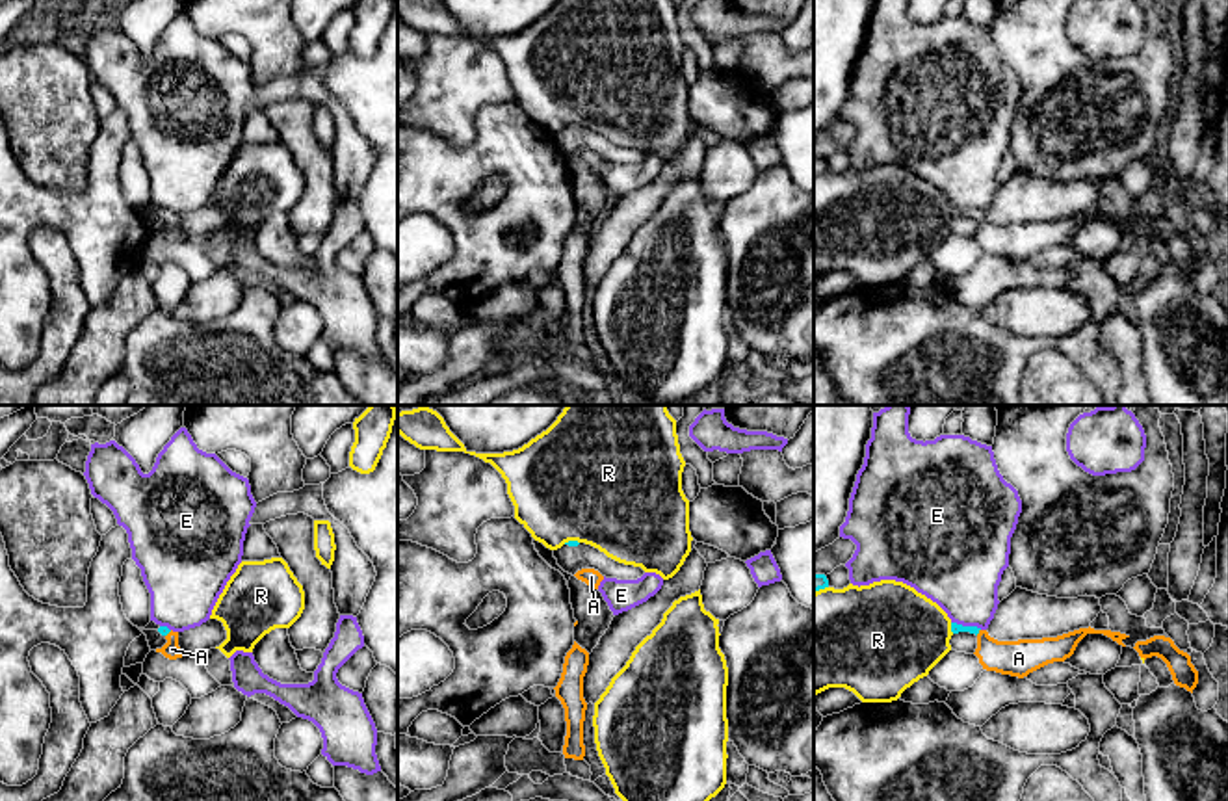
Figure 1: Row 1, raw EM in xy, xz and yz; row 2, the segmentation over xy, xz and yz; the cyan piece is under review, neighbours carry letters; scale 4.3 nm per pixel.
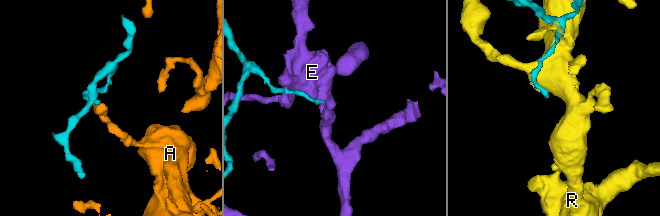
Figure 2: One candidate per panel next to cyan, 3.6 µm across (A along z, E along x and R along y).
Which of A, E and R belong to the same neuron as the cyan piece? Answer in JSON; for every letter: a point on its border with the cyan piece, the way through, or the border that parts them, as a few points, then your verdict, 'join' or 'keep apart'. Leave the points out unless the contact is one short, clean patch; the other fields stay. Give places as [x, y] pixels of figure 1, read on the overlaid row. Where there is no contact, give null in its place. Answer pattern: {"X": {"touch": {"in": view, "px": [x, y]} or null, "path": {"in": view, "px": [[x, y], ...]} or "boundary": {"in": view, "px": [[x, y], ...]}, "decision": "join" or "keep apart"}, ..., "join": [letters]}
{"A": {"touch": {"in": "yz", "px": [978, 632]}, "path": {"in": "yz", "px": [[955, 629], [978, 632], [1002, 656], [1018, 658]]}, "decision": "join"}, "E": {"touch": {"in": "yz", "px": [966, 627]}, "decision": "keep apart"}, "R": {"touch": {"in": "yz", "px": [952, 629]}, "decision": "keep apart"}, "join": ["A"]}

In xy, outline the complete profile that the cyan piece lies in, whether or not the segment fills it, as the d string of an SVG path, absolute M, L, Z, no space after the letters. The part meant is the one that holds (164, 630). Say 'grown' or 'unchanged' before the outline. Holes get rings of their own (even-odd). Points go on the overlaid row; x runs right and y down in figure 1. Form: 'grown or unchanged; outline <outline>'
grown; outline M160 626L158 632L167 639L167 643L162 649L156 649L156 652L162 652L169 660L182 658L184 652L178 647L178 632L173 632L167 626Z

